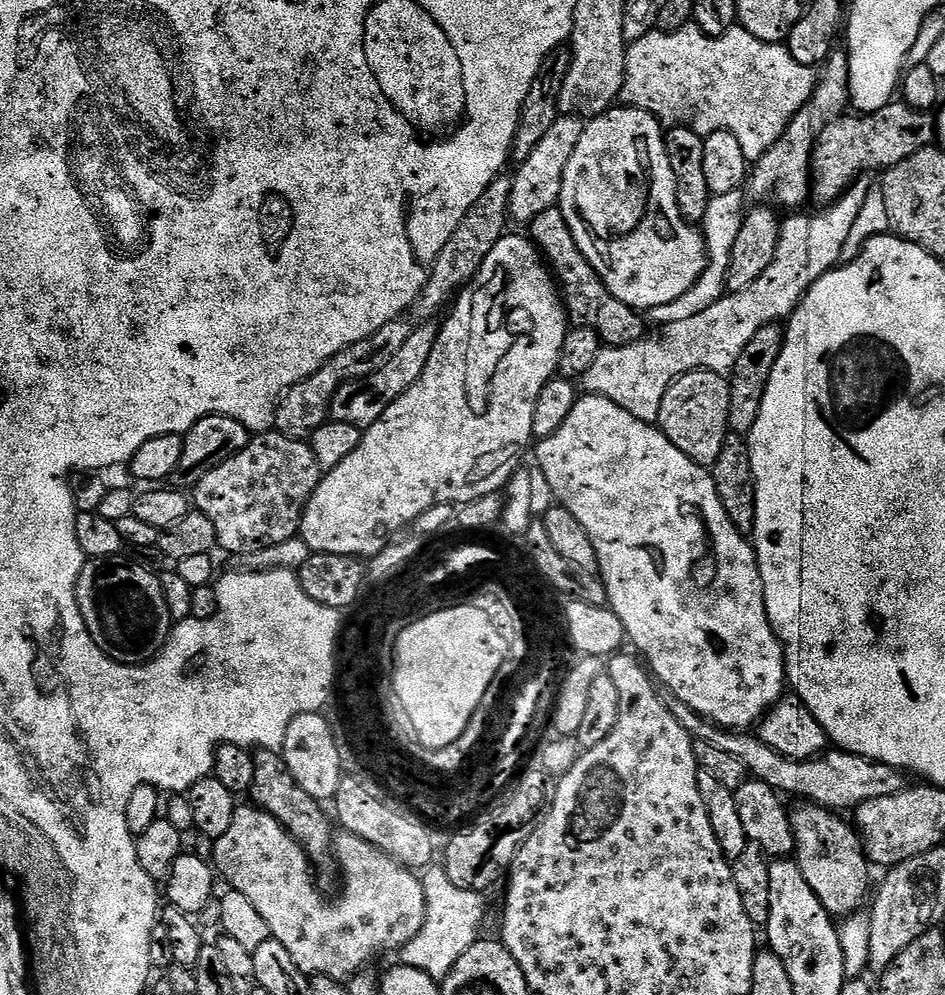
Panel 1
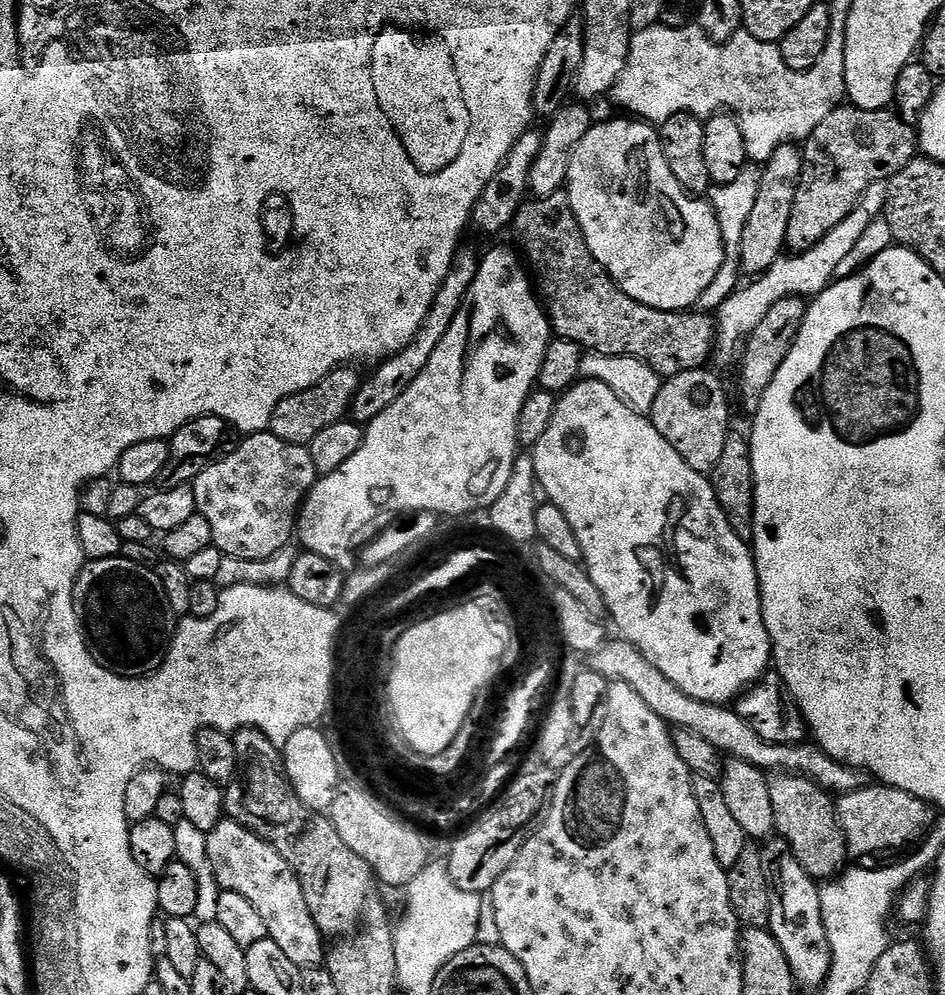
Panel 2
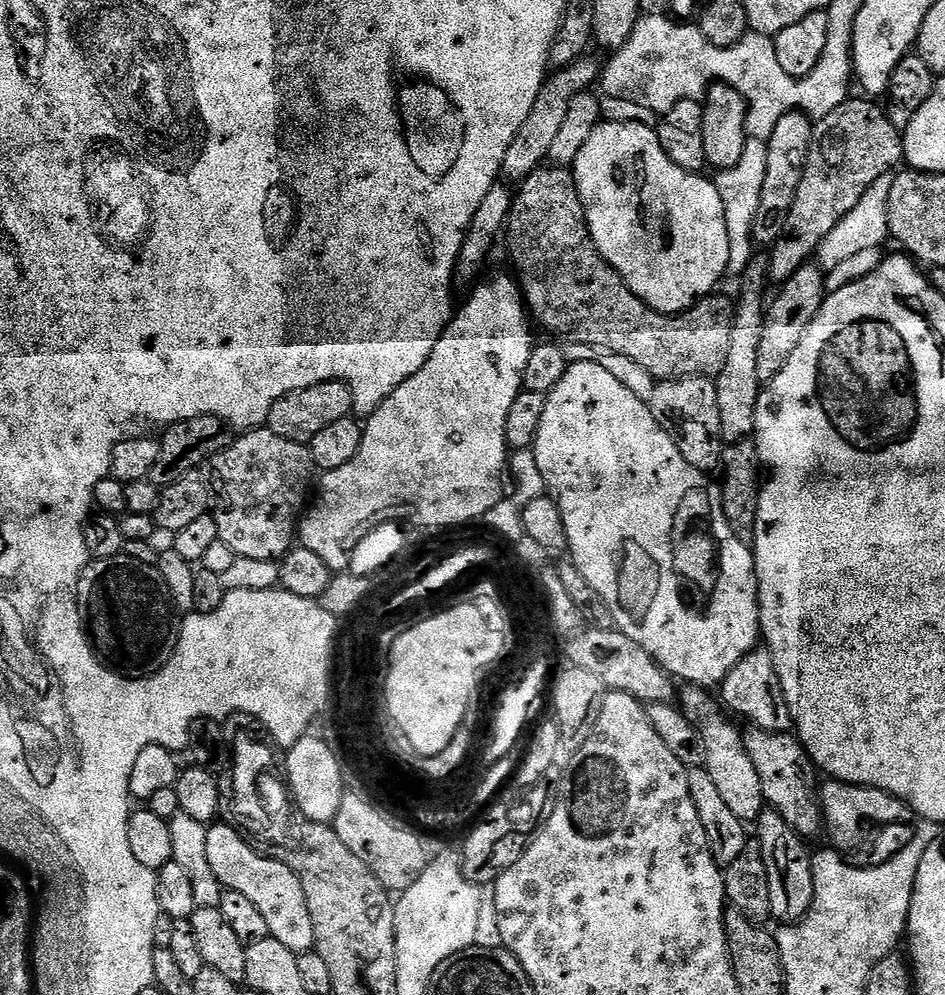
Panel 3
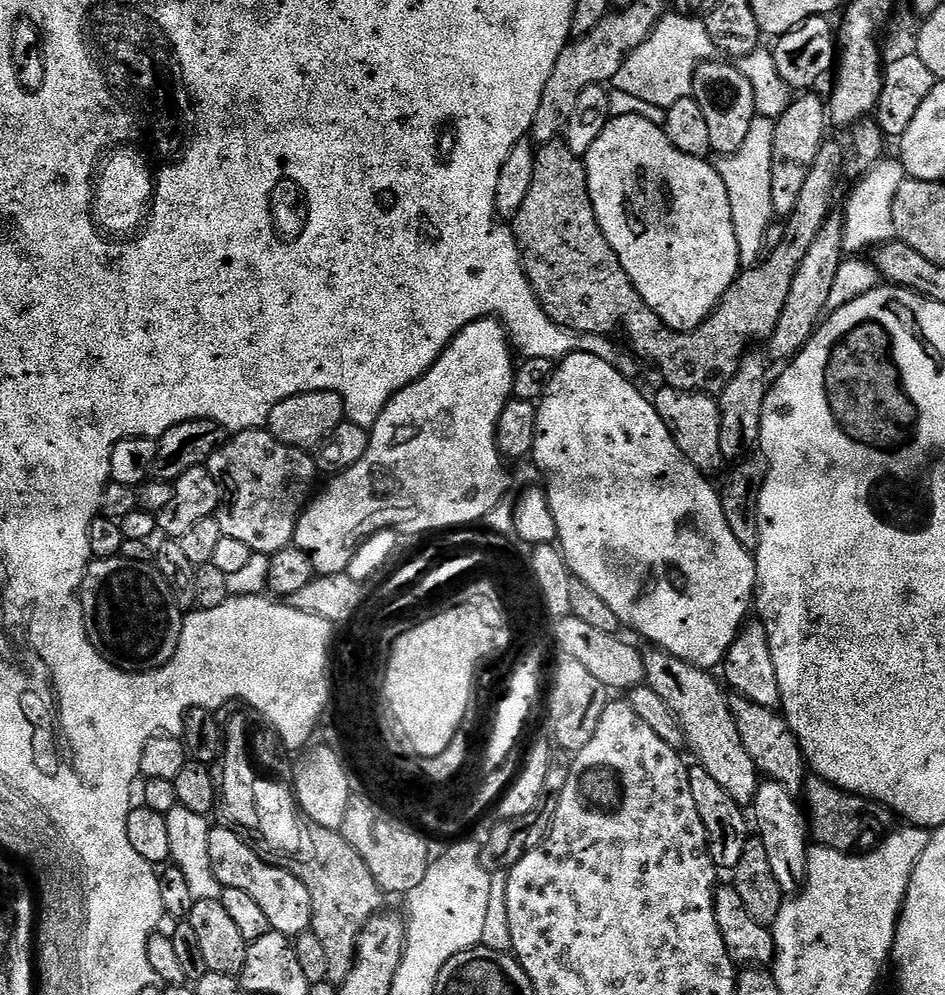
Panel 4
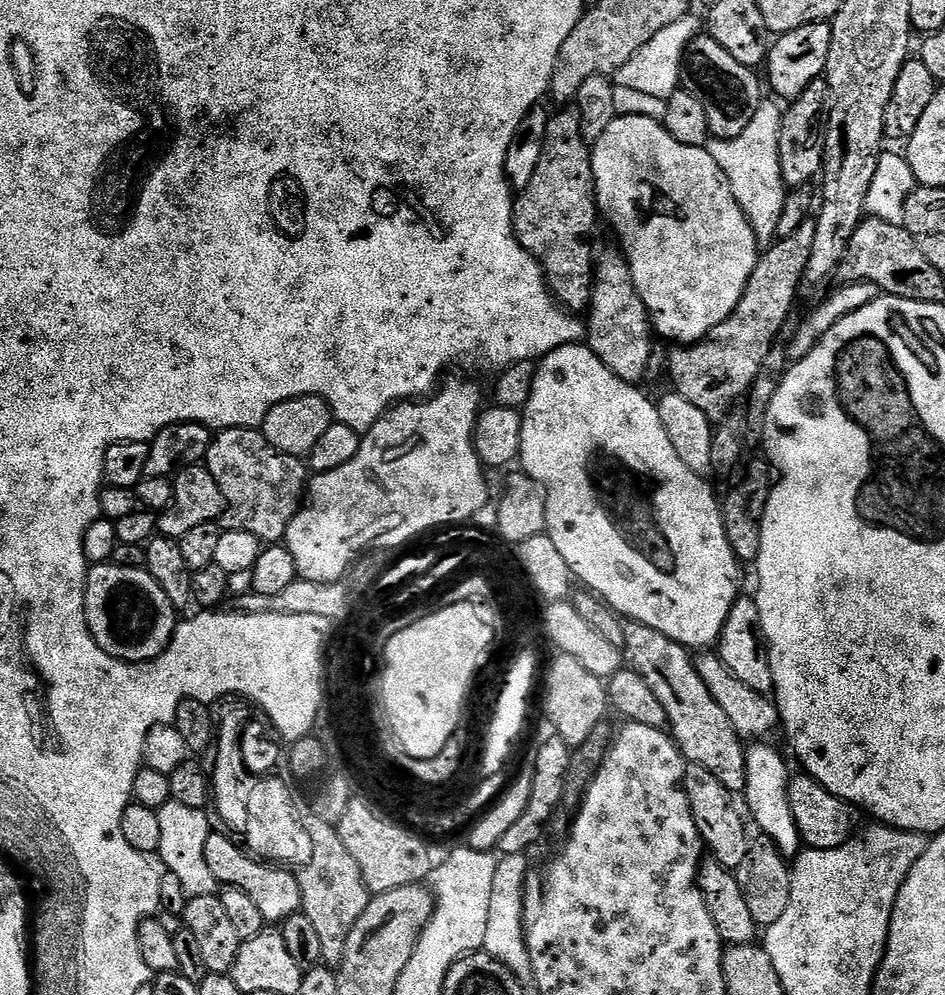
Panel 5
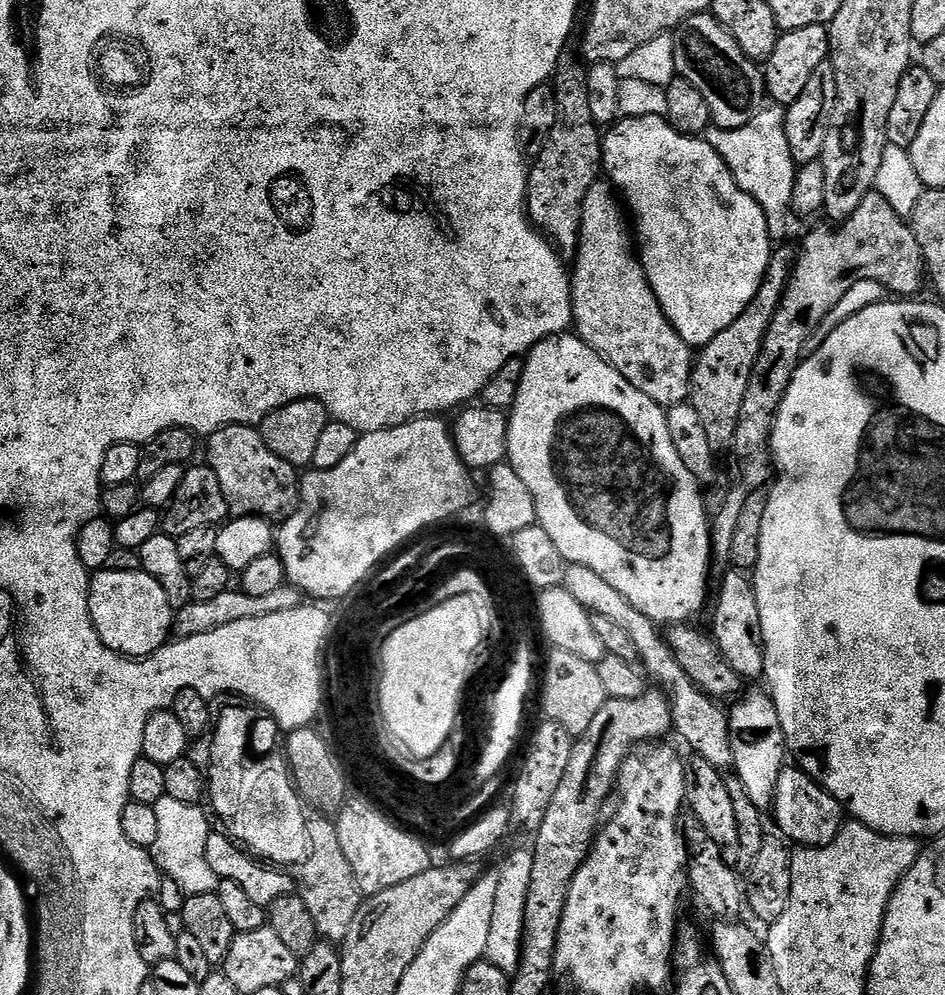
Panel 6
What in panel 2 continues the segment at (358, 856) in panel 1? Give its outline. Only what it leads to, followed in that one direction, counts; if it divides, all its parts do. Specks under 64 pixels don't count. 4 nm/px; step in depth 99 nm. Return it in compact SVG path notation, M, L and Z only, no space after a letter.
M232 818L218 822L218 826L214 826L214 830L207 833L207 838L210 863L221 889L225 892L242 894L242 898L250 898L252 905L261 912L262 918L266 918L268 939L278 942L278 946L282 946L282 950L290 958L290 962L301 966L323 965L326 960L325 937L321 935L310 914L304 890L300 885L300 878L286 862L286 858L282 858L282 854L278 854L278 850L274 850L274 846L270 846L270 842L266 842L261 836L251 832L247 823L240 821L239 824Z

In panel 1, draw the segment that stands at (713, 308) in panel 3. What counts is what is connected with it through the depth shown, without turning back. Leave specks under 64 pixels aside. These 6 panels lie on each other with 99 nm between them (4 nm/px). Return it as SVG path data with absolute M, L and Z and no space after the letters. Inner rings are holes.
M559 207L546 210L538 214L538 218L532 220L530 239L536 245L540 255L544 257L558 285L567 319L575 327L589 328L591 332L598 334L601 345L610 348L621 348L634 343L635 340L645 339L645 321L641 313L637 309L618 302L618 298L614 298L606 290L602 280L598 278L594 269L578 250ZM640 316L642 321L640 321Z

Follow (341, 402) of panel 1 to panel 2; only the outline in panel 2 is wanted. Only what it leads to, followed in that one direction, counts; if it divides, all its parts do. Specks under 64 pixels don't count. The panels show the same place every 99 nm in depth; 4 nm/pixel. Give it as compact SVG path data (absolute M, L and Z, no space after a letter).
M461 246L456 249L456 257L452 259L450 270L434 298L434 306L430 310L430 314L426 314L418 334L414 334L414 338L402 351L396 352L395 355L389 356L379 363L378 370L361 383L353 396L350 414L356 423L367 424L376 418L378 414L396 402L405 392L406 387L410 386L410 383L414 382L418 378L418 374L426 368L431 354L434 354L434 350L438 350L438 342L442 342L442 338L446 338L446 330L450 330L450 322L454 322L458 310L464 305L464 299L470 286L474 286L474 278L480 269L481 259L481 253L479 251L476 253L472 248Z

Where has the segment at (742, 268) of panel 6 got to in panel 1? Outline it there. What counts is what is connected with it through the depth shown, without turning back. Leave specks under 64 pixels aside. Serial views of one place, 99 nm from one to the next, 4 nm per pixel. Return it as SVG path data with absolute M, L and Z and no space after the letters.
M613 106L601 116L593 116L584 126L584 133L578 141L578 147L570 158L570 166L566 166L566 174L562 178L562 190L560 191L560 203L558 205L562 218L566 220L566 226L570 228L570 234L580 253L586 258L602 280L606 290L618 298L626 306L637 310L647 310L654 306L666 306L666 302L674 302L674 298L682 298L694 282L704 273L704 267L708 261L708 251L704 245L704 238L699 227L693 226L685 220L676 201L676 183L674 182L674 170L670 170L670 158L666 154L664 138L666 132L661 121L650 115L646 110L631 106Z

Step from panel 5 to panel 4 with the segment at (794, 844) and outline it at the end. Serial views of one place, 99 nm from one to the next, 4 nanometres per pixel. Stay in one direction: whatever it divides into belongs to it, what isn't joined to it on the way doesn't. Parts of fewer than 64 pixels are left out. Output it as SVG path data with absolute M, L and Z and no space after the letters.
M765 779L750 805L755 831L756 828L760 831L757 832L758 838L766 846L766 858L770 858L770 870L774 870L774 878L778 880L780 891L785 894L799 893L804 886L804 877L808 875L810 836L806 831L801 805L798 800L796 805L796 800L797 797L778 782Z

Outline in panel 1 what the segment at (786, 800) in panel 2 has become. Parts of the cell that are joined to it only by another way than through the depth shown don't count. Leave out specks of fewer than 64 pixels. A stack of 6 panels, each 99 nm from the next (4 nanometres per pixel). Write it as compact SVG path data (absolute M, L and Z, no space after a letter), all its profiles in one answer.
M807 802L797 803L797 808L794 807L791 809L790 817L792 824L792 834L796 839L796 851L794 853L794 859L798 870L802 870L802 878L806 878L806 886L810 886L810 890L814 890L814 894L818 898L818 902L822 902L822 906L827 910L828 915L833 918L847 918L853 914L859 913L860 908L865 907L866 901L870 896L870 888L868 892L868 868L870 869L870 861L867 856L864 855L864 846L860 842L859 835L851 823L848 824L844 821L844 818L841 818L837 813L833 812L831 808L820 808L817 804L809 804Z

